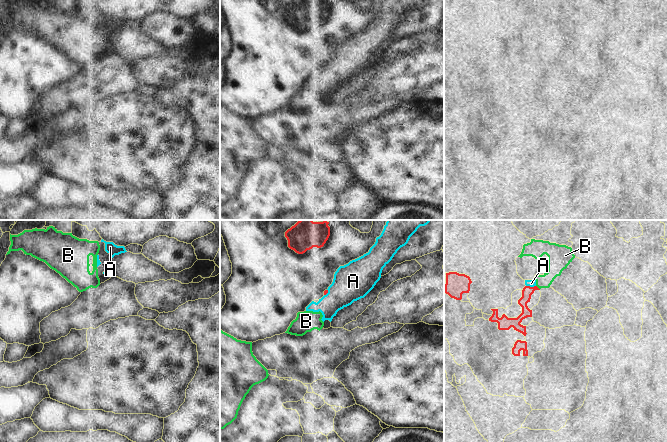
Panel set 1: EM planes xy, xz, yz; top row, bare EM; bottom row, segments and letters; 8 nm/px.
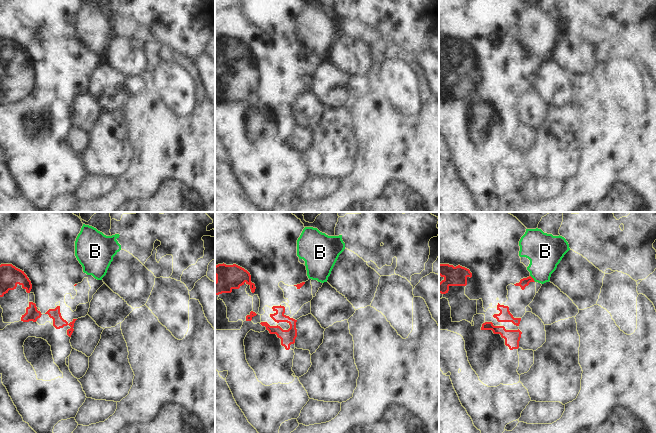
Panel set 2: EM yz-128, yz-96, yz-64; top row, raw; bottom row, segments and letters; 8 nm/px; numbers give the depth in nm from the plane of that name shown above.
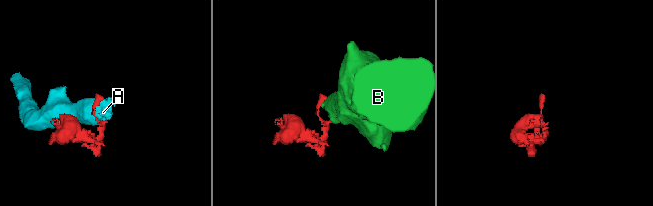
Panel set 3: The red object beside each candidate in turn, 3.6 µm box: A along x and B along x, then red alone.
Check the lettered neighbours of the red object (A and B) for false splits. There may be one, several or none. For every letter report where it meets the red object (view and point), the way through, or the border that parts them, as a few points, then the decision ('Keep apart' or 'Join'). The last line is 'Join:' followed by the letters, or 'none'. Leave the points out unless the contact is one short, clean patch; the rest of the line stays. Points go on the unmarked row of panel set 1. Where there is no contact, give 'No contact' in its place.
A: Touches red at yz (531, 63). Boundary: yz (526, 61), (535, 62). Keep apart
B: Touches red at yz (537, 63). Boundary: yz (536, 61), (539, 65). Keep apart
Join: none

